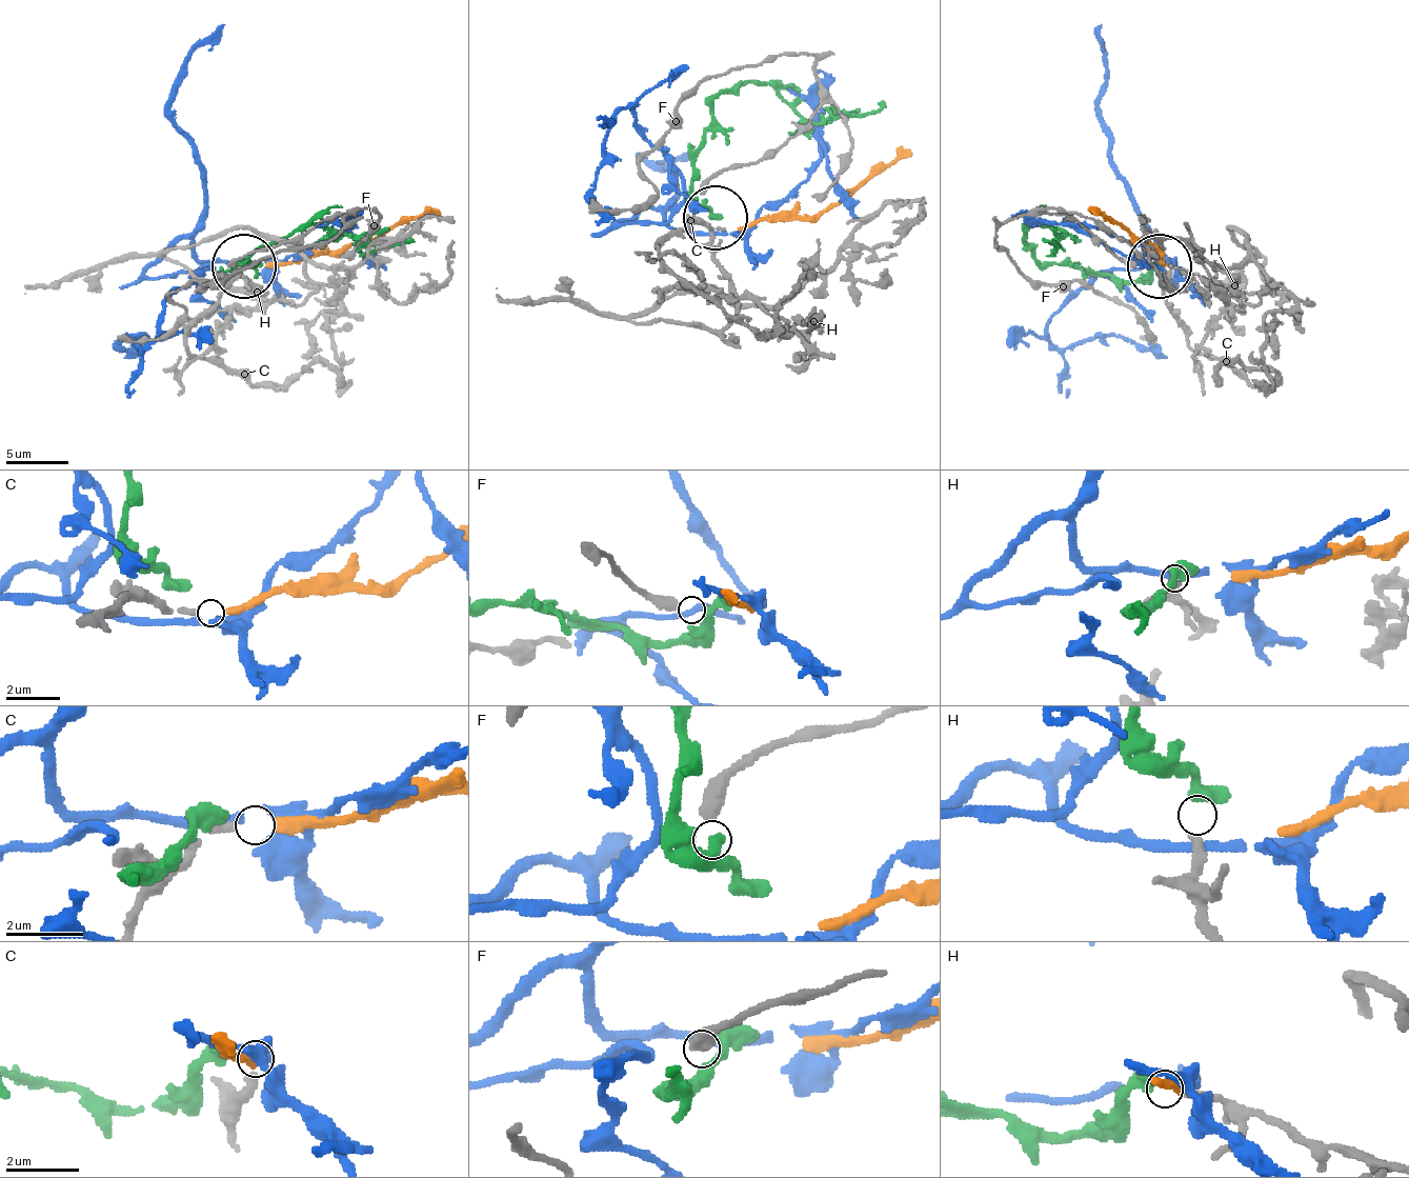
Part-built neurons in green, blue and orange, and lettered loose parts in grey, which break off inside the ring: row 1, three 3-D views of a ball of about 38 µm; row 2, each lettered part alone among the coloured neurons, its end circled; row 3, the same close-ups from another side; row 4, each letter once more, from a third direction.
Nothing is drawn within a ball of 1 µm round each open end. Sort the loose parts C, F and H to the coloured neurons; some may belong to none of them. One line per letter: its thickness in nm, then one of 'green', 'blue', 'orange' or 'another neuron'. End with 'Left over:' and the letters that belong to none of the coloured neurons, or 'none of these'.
C: calibre 200 nm; orange
F: calibre 440 nm; another neuron
H: calibre 200 nm; green
Left over: F

